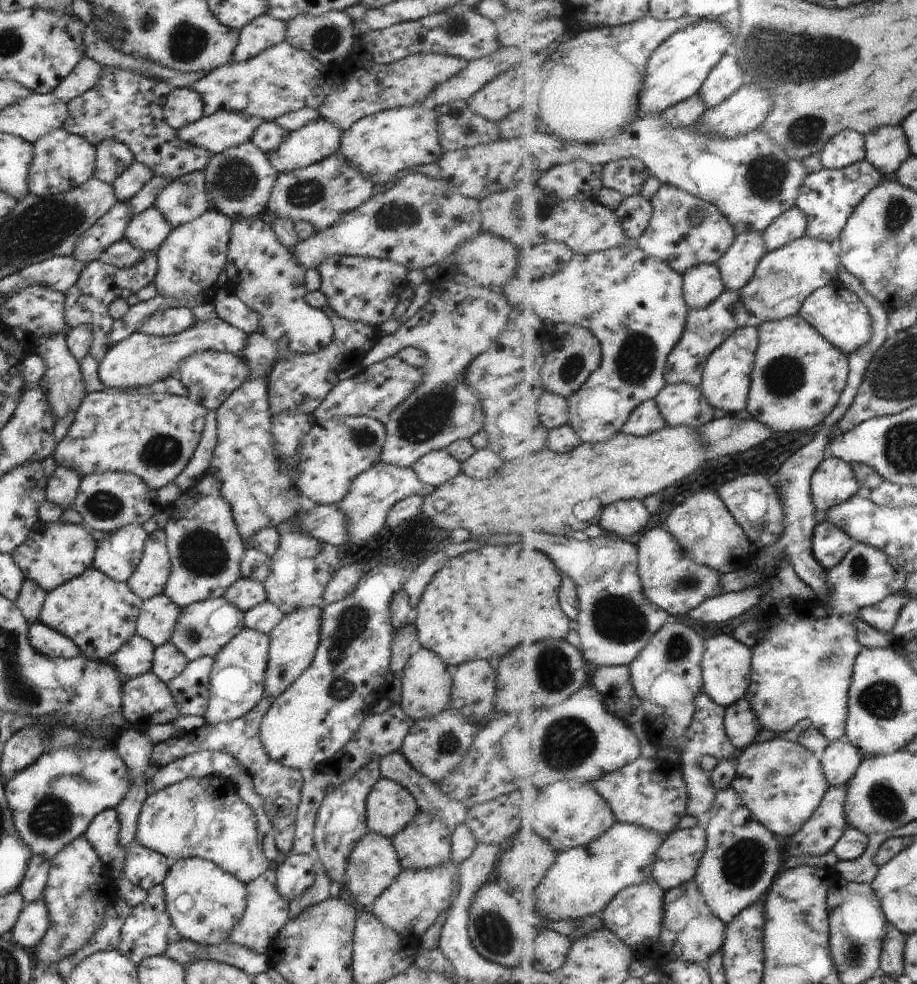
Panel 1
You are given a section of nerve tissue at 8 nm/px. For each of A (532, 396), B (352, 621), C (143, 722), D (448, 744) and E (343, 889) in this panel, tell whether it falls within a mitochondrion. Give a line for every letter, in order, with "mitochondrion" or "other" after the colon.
A: other
B: mitochondrion
C: other
D: mitochondrion
E: other

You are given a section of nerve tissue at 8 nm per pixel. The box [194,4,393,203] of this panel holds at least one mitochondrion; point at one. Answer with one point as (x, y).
(326, 38)

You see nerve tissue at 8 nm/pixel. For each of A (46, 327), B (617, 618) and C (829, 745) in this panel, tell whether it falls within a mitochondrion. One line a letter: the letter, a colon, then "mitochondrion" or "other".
A: other
B: mitochondrion
C: other

